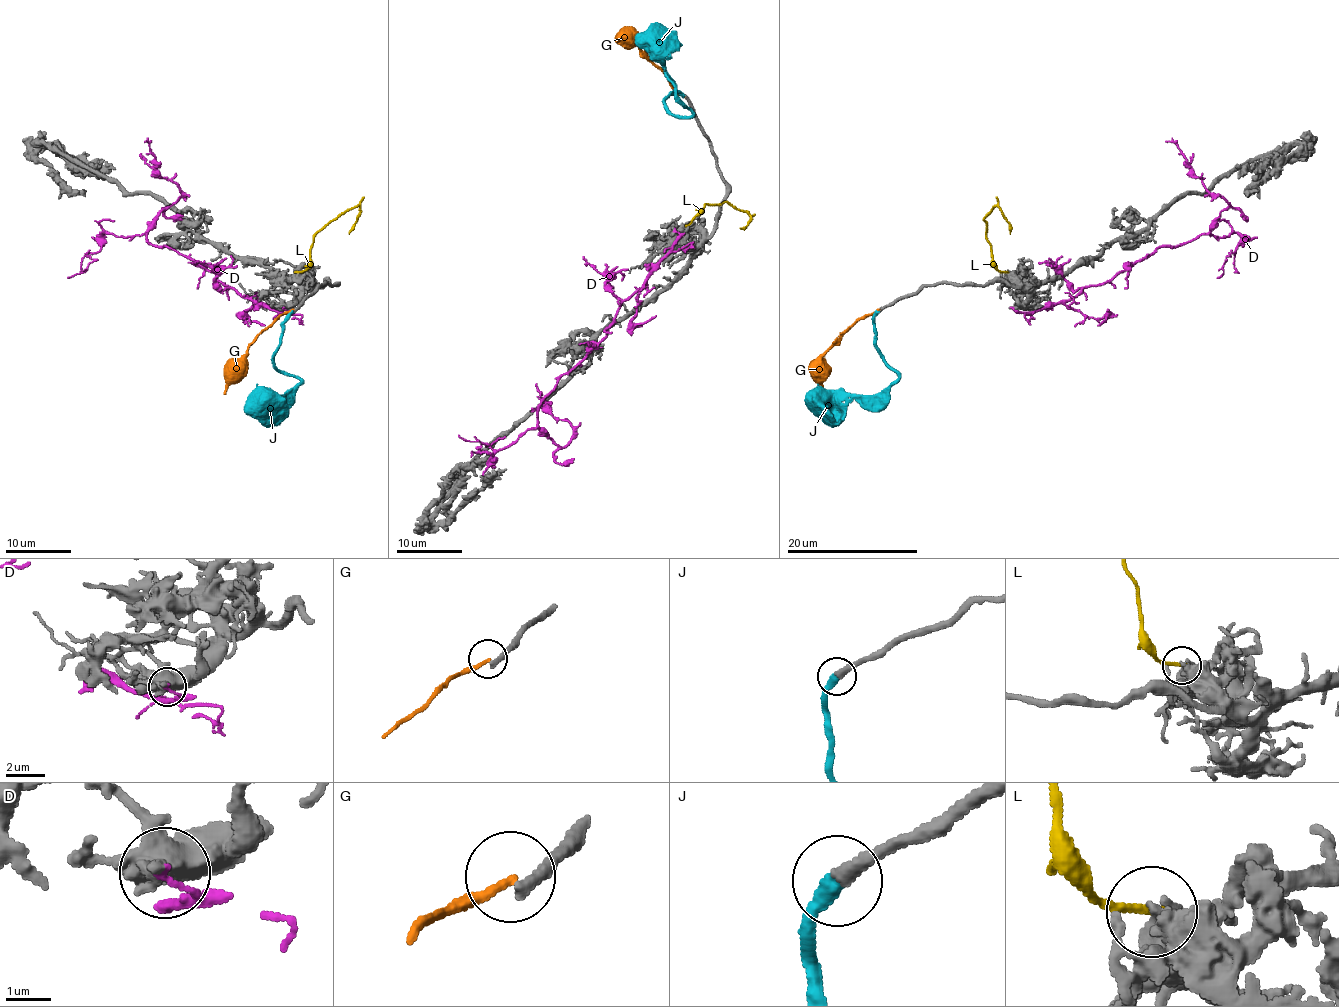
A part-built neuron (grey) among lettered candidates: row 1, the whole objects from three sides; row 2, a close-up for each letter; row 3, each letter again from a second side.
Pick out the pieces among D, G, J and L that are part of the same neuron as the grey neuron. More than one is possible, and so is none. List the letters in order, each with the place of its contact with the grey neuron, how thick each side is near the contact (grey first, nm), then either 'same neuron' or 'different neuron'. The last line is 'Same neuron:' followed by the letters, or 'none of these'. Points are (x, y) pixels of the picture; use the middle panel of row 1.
D: contact (674, 230); calibres 420 and 150 nm; different neuron
G: contact (683, 96); calibres 340 and 240 nm; different neuron
J: contact (683, 95); calibres 320 and 380 nm; same neuron
L: contact (690, 224); calibres 360 and 220 nm; different neuron
Same neuron: J

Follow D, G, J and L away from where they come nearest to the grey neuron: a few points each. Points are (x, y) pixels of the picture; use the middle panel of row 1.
D: (675, 231), (608, 334), (542, 401), (537, 424), (560, 447), (573, 427), (536, 383)
G: (683, 97), (632, 39), (614, 41)
J: (683, 95), (672, 93), (665, 106), (673, 115), (690, 116), (655, 51), (668, 41), (681, 46)
L: (690, 224), (704, 204), (721, 204), (724, 201), (748, 214), (750, 221), (740, 227)

